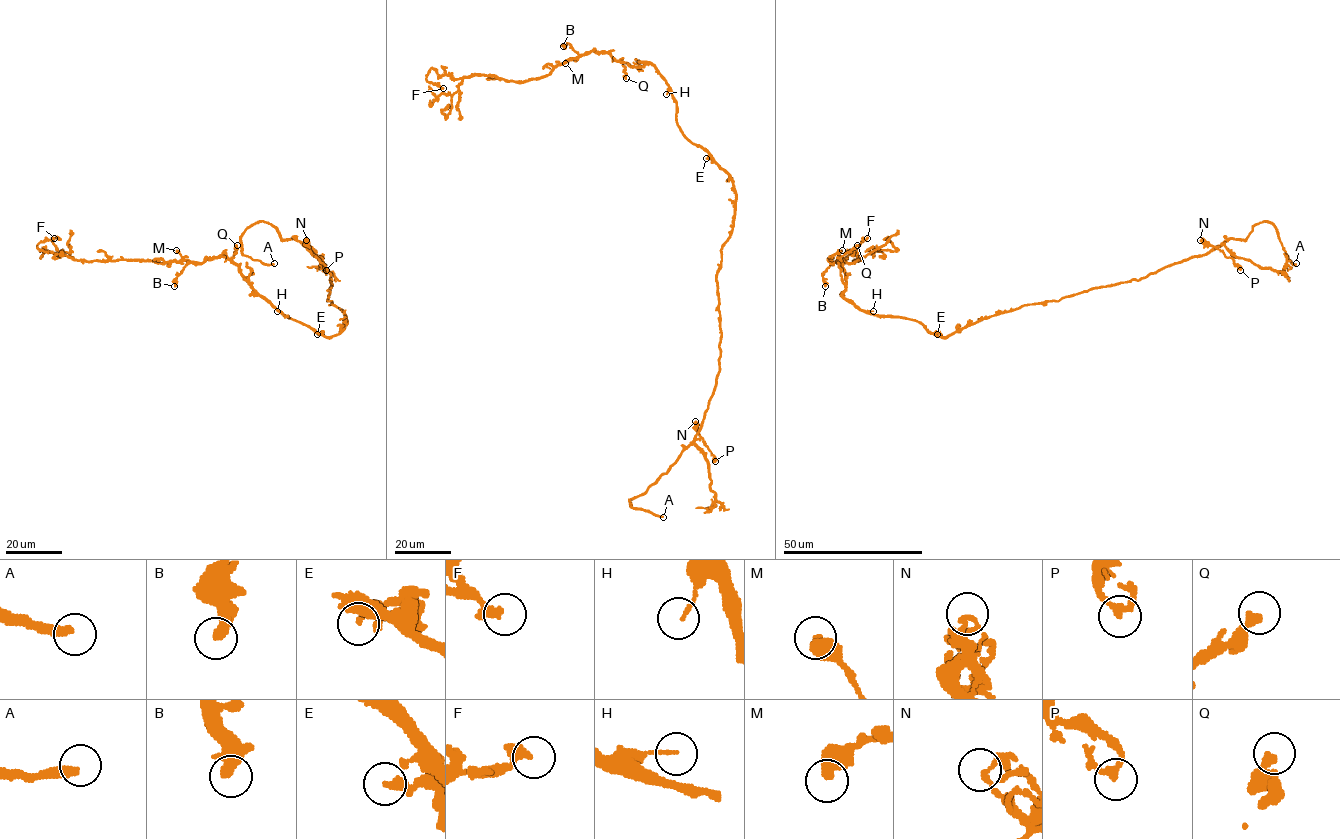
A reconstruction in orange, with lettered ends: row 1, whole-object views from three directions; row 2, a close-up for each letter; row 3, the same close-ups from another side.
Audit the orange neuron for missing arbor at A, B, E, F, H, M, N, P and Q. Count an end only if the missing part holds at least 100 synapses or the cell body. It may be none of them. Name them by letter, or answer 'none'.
A

